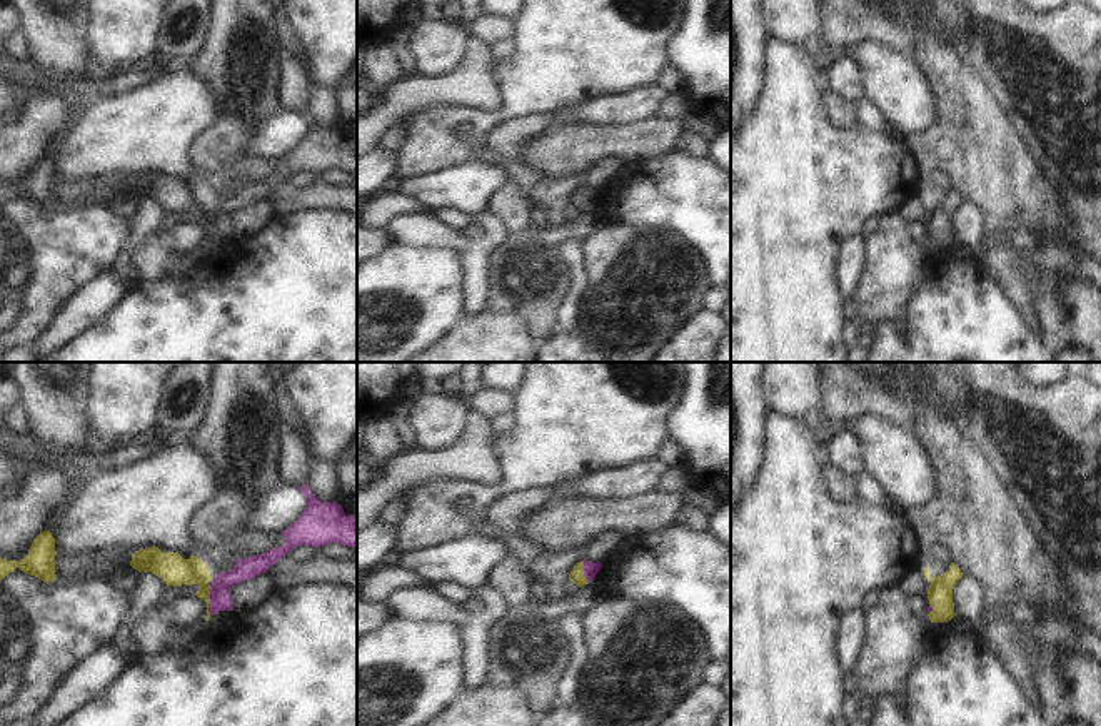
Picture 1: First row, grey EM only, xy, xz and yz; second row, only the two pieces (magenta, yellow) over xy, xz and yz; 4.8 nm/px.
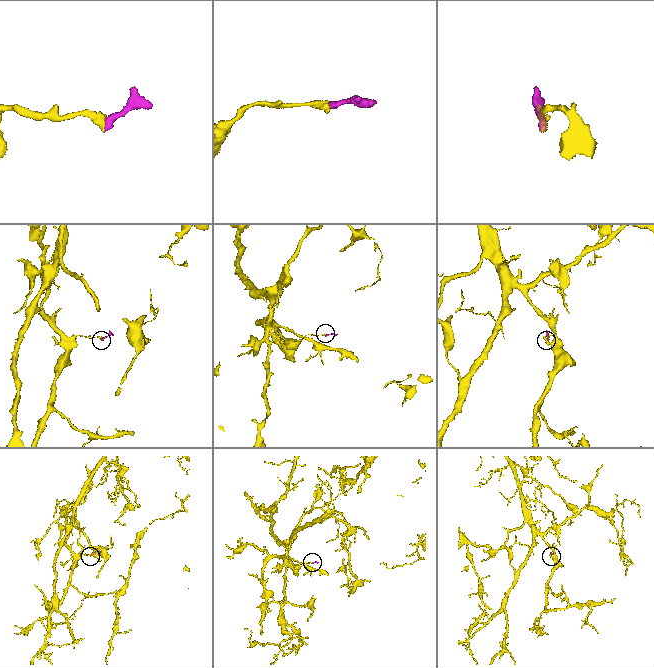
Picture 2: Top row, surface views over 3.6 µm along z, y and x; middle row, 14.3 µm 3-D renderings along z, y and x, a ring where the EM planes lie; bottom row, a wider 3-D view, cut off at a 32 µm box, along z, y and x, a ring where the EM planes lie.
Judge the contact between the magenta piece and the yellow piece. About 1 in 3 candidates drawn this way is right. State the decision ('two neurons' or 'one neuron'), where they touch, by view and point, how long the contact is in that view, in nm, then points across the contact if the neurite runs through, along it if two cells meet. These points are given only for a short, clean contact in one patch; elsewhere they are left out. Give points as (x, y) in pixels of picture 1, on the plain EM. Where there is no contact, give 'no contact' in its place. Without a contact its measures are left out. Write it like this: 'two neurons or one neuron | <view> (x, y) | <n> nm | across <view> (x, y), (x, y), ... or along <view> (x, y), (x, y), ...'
one neuron | xy (211, 227) | 140 nm | across xy (221, 226), (211, 227), (189, 197), (170, 194)

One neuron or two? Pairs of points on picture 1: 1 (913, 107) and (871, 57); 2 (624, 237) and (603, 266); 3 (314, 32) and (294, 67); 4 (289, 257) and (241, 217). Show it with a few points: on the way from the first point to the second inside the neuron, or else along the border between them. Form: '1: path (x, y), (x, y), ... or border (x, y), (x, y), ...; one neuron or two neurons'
1: path (903, 95), (883, 69); one neuron
2: path (624, 244), (609, 259); one neuron
3: border (301, 64), (309, 79); two neurons
4: border (274, 212), (254, 232), (234, 236); two neurons

